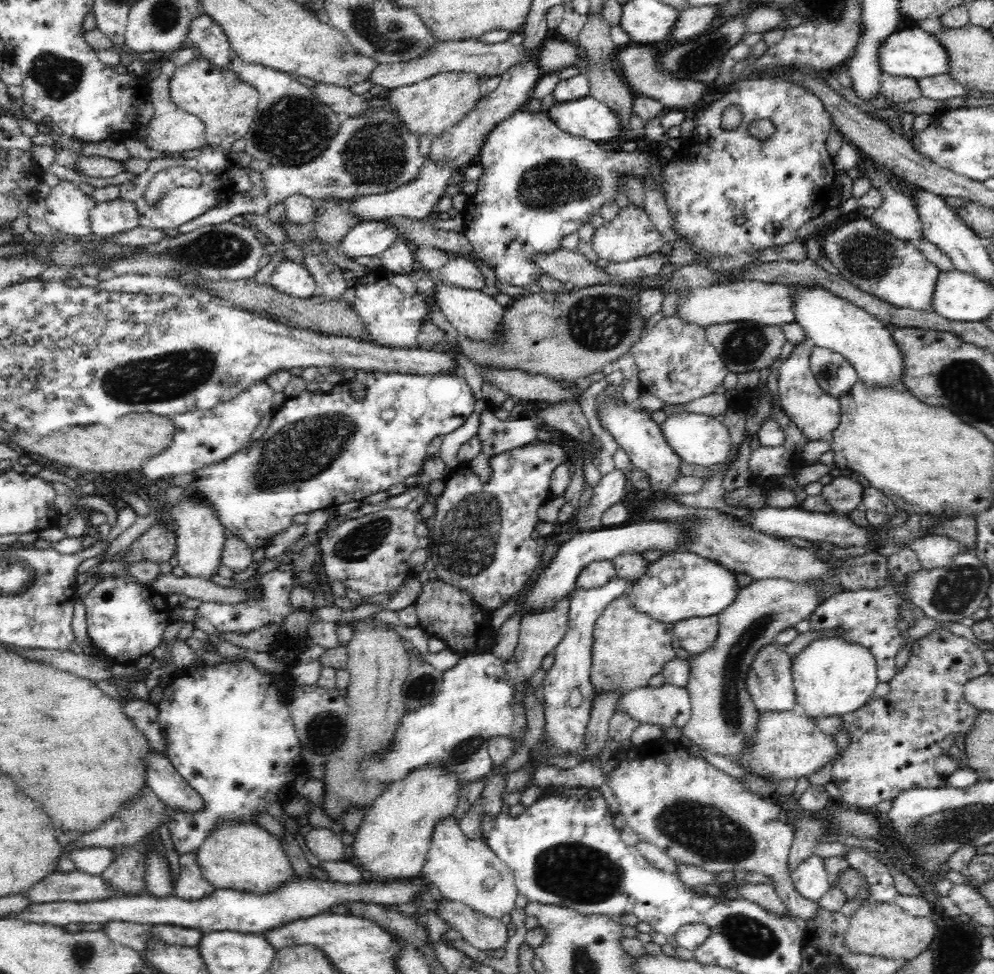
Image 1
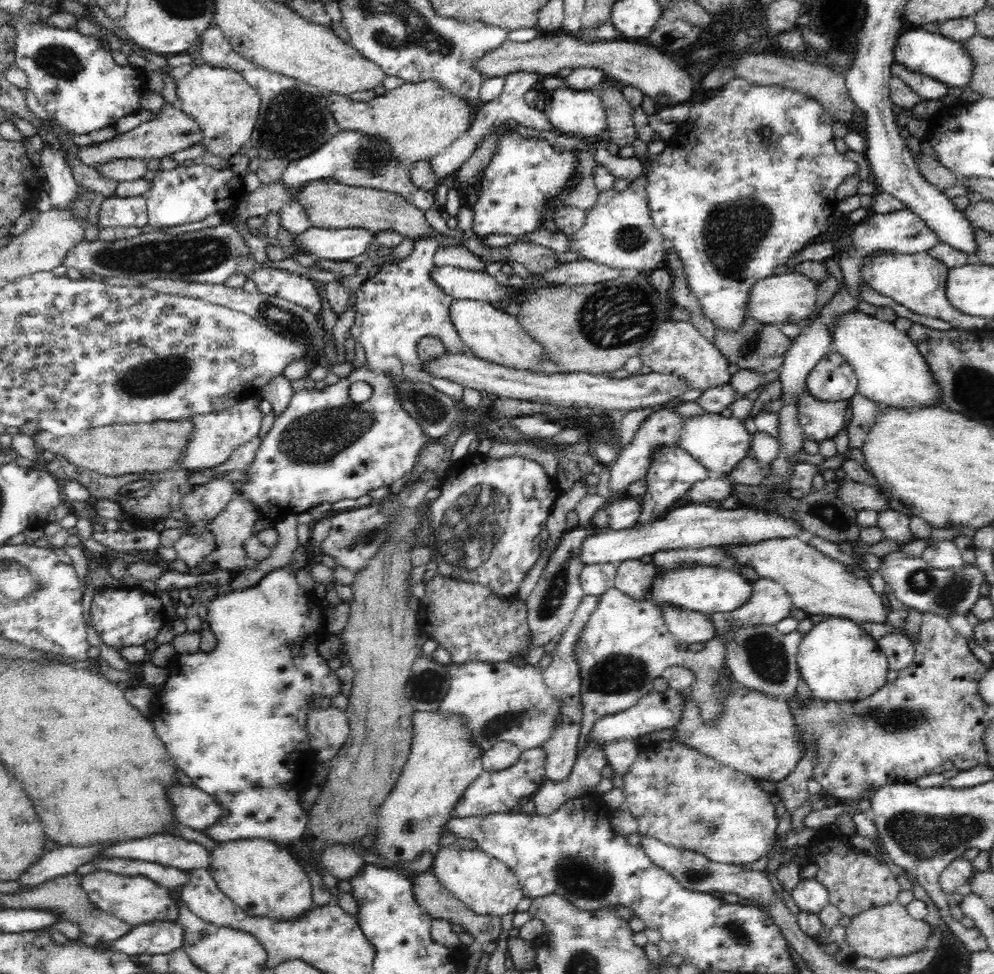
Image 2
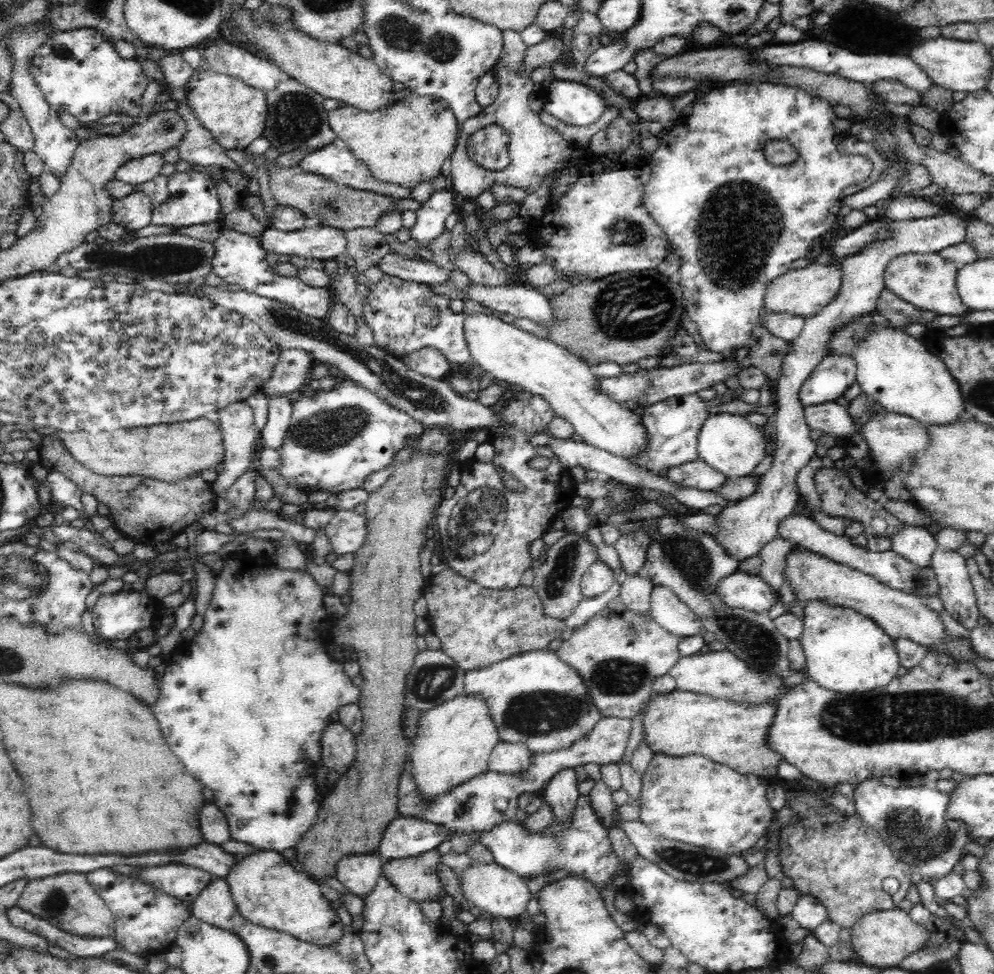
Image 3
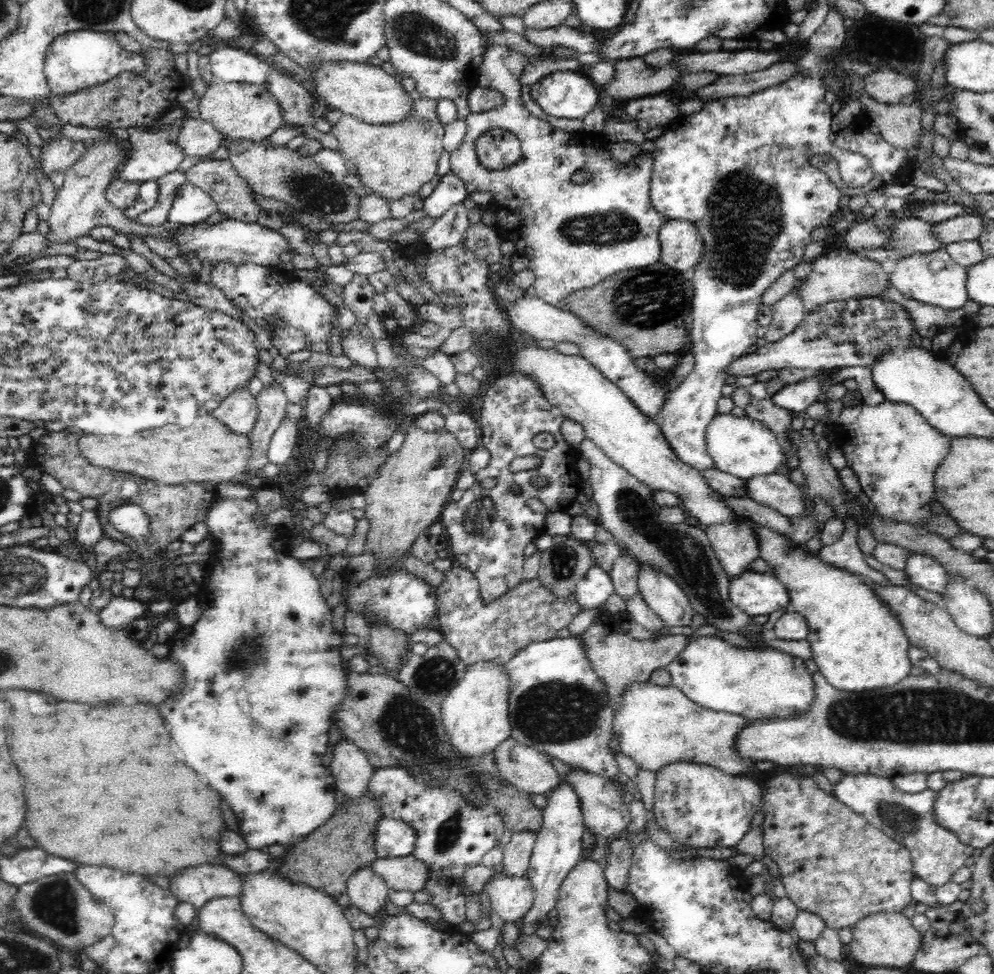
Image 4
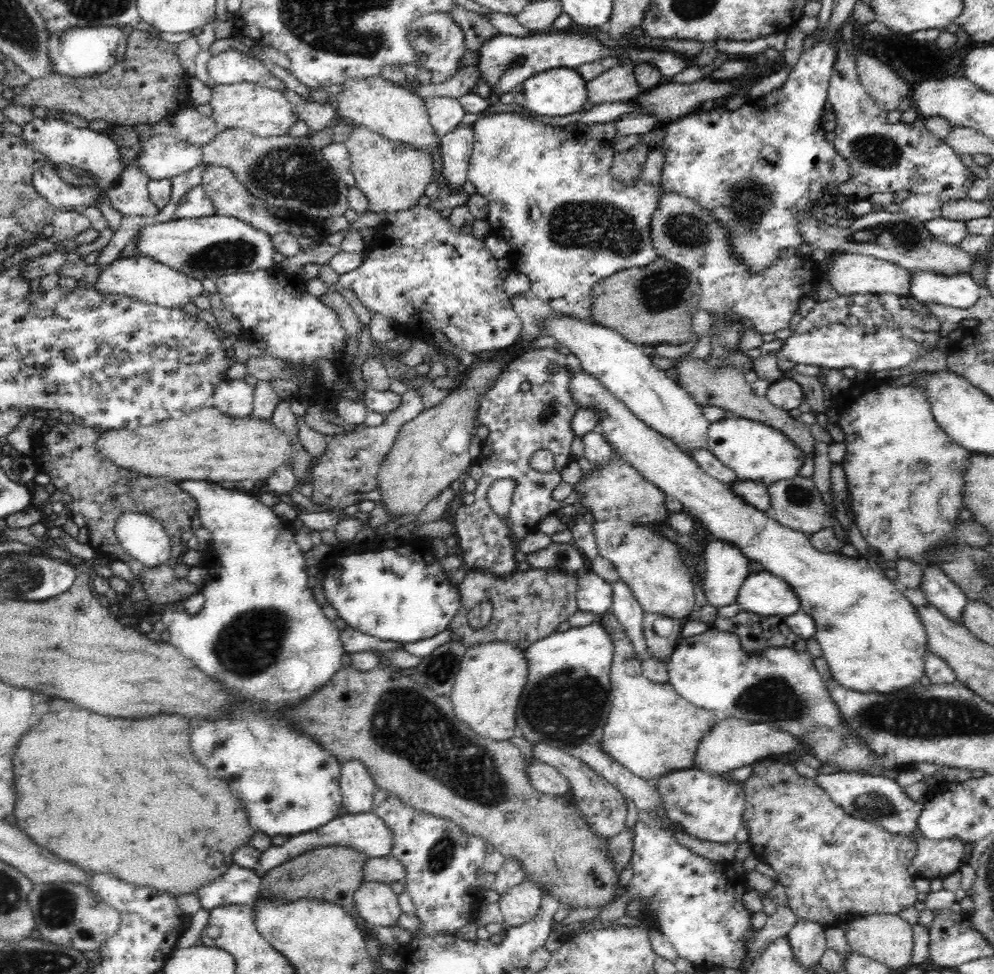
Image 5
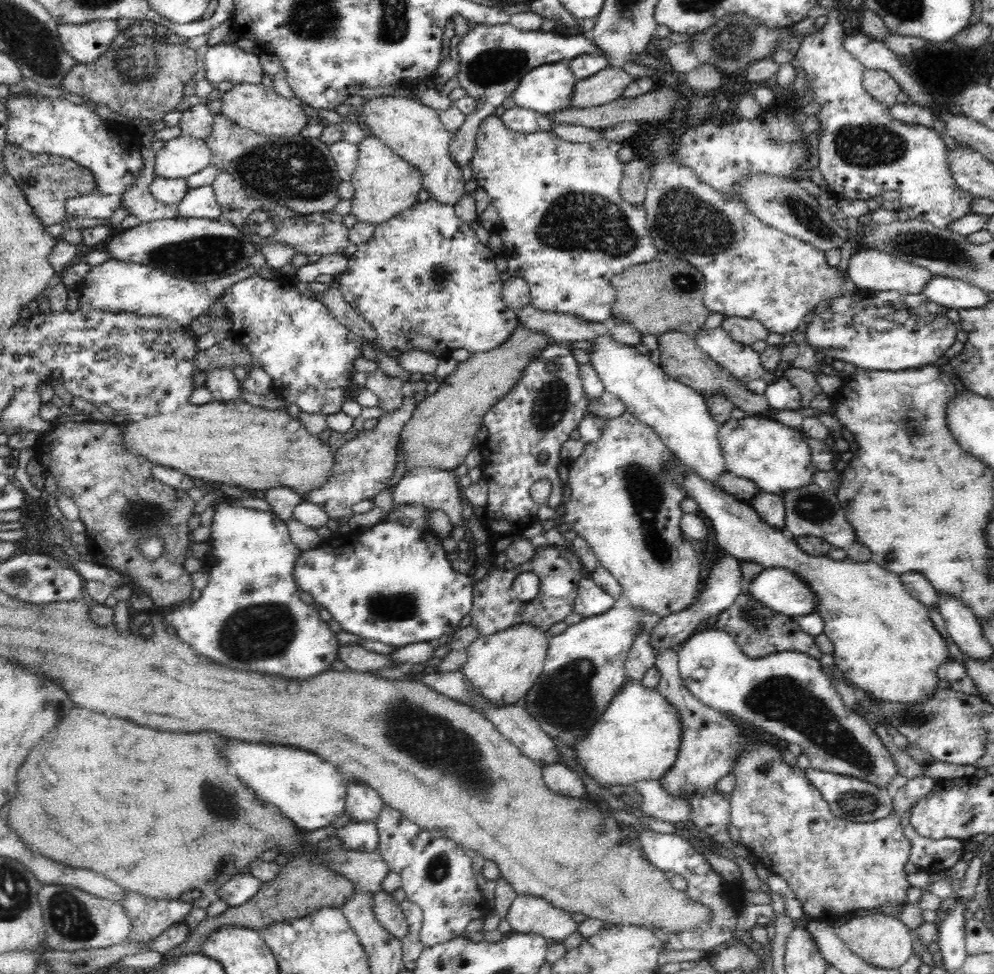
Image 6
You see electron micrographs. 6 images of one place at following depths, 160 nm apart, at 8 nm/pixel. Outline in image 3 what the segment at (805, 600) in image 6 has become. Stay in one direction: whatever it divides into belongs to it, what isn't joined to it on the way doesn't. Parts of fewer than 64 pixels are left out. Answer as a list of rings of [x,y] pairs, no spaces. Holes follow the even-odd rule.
[[[734,571],[724,575],[714,586],[714,594],[731,609],[767,613],[772,604],[780,601],[760,575]]]

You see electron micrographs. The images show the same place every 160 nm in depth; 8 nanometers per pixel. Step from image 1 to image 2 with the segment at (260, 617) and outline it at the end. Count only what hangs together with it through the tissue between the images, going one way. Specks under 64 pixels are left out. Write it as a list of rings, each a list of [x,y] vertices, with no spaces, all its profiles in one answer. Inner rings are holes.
[[[288,567],[277,569],[266,574],[255,586],[244,588],[243,590],[232,590],[224,596],[218,596],[210,603],[207,609],[207,620],[205,625],[213,633],[216,646],[210,652],[198,651],[177,654],[174,660],[166,668],[168,678],[163,684],[162,690],[157,690],[155,703],[150,719],[154,725],[155,733],[160,736],[160,740],[166,744],[170,756],[176,760],[178,768],[186,772],[192,779],[196,787],[214,797],[214,801],[219,805],[220,816],[206,827],[203,832],[207,837],[215,840],[216,843],[223,843],[232,839],[264,838],[270,842],[276,842],[281,846],[289,847],[297,845],[303,838],[305,828],[309,820],[309,813],[303,810],[300,796],[303,791],[313,783],[312,773],[316,765],[314,754],[309,745],[310,737],[307,736],[305,715],[310,710],[308,700],[312,696],[336,696],[341,694],[343,682],[338,679],[337,672],[328,666],[328,662],[321,658],[318,653],[318,644],[325,634],[325,624],[316,615],[318,601],[311,593],[307,593],[296,580],[296,574]]]

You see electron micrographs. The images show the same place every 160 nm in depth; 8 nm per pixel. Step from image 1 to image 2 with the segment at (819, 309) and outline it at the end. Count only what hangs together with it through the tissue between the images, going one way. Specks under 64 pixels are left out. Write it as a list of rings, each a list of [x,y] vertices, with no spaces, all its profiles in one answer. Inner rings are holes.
[[[844,311],[835,320],[830,326],[830,348],[841,353],[852,365],[859,378],[858,394],[890,406],[940,406],[937,400],[939,390],[927,372],[926,361],[905,332],[898,330],[894,323],[862,311]]]

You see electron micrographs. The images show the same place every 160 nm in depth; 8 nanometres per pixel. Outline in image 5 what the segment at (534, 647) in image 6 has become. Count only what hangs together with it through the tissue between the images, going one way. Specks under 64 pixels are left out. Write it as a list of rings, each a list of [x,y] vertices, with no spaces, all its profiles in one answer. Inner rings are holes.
[[[506,641],[474,645],[466,651],[449,697],[454,716],[477,736],[492,741],[514,736],[519,699],[528,674],[523,652]]]

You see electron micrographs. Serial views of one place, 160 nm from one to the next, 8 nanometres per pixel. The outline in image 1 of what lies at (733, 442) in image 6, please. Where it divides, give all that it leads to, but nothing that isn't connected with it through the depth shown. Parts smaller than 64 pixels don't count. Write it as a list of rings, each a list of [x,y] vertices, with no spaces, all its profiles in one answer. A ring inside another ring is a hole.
[[[673,413],[660,424],[659,430],[662,432],[667,446],[675,456],[678,456],[679,460],[686,464],[703,467],[714,466],[716,463],[722,464],[722,462],[728,461],[734,447],[729,428],[721,421],[721,418],[707,414]]]

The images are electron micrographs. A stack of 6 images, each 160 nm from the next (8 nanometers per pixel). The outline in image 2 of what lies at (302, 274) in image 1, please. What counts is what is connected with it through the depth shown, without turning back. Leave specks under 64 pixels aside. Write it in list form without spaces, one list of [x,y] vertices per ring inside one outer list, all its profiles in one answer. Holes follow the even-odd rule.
[[[242,255],[237,260],[237,272],[242,272],[247,280],[255,282],[257,291],[262,294],[295,302],[315,315],[319,315],[322,310],[322,300],[316,283],[309,278],[289,270],[262,267],[253,258],[248,258],[248,255]]]

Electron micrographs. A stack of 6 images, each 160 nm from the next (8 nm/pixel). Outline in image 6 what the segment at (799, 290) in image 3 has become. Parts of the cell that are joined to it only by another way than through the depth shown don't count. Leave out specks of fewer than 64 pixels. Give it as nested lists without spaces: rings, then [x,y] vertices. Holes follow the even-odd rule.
[[[855,249],[849,259],[848,275],[855,288],[873,291],[895,290],[898,293],[920,294],[933,274],[926,268],[900,260],[898,257],[876,249]]]

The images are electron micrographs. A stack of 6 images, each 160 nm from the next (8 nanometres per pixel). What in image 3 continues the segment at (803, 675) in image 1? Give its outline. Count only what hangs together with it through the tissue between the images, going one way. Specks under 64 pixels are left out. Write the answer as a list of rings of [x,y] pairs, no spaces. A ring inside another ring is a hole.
[[[820,601],[805,605],[804,612],[800,642],[806,656],[806,670],[811,680],[816,681],[823,689],[834,693],[863,693],[886,686],[893,678],[898,677],[901,666],[898,653],[895,652],[894,639],[870,618],[836,605],[824,605]]]

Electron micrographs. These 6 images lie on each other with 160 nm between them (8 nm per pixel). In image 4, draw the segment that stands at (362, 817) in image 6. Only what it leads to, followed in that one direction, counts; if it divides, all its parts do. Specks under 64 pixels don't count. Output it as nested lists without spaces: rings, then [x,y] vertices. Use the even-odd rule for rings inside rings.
[[[342,738],[333,750],[331,773],[334,775],[335,787],[347,798],[358,799],[366,790],[372,778],[374,767],[360,750],[348,738]]]

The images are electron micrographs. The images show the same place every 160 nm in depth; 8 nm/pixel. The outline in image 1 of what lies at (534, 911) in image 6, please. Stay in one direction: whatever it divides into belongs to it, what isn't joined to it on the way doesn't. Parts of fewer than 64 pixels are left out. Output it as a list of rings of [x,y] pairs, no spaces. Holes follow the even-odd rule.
[[[451,814],[435,822],[421,874],[433,882],[447,900],[469,906],[487,917],[506,920],[515,908],[518,892],[510,869],[483,839],[466,838],[459,821]]]

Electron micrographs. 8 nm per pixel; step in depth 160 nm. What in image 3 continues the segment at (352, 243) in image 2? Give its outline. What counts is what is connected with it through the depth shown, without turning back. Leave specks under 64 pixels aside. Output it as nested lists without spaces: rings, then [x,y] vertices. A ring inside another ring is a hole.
[[[316,223],[308,224],[302,230],[294,232],[278,230],[271,226],[266,227],[257,239],[259,248],[264,253],[275,252],[278,255],[319,258],[325,261],[342,253],[346,254],[347,240],[344,231]]]

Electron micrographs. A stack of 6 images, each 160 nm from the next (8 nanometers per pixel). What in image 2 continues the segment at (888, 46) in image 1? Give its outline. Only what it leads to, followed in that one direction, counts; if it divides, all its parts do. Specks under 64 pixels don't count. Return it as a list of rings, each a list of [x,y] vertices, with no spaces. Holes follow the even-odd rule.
[[[923,28],[922,30],[908,30],[898,38],[893,53],[894,63],[902,69],[934,78],[944,83],[946,87],[964,89],[971,84],[972,61],[968,53],[964,51],[960,42],[952,41],[940,33],[931,33]]]

